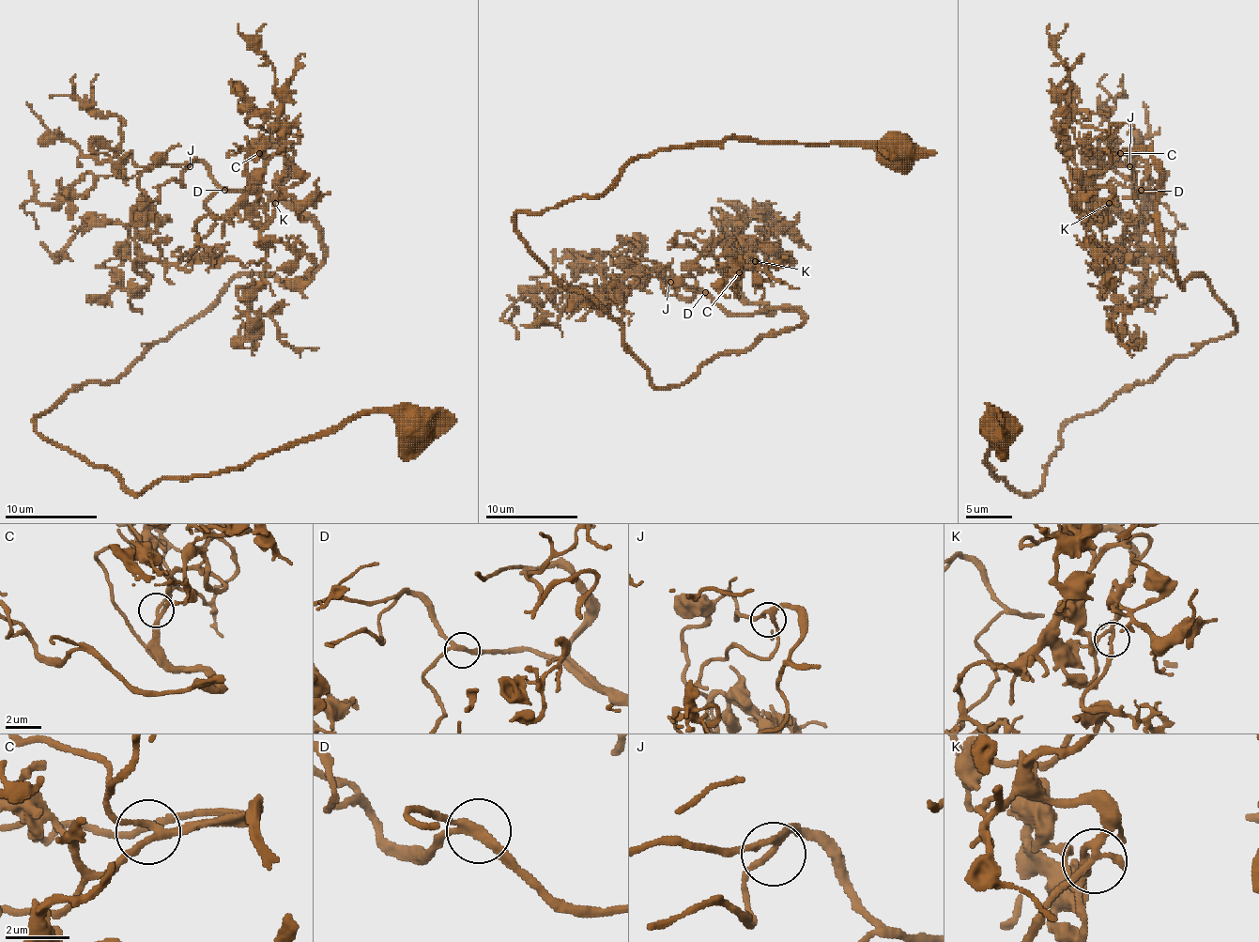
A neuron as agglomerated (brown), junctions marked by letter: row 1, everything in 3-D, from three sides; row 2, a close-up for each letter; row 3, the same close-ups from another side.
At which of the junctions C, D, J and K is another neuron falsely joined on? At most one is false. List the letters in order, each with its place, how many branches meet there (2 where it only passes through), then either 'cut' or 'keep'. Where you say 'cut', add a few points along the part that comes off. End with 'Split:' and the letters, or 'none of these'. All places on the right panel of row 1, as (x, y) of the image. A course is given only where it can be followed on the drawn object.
C: at (1120, 153); 3 branches meet; keep
D: at (1141, 190); 3 branches meet; keep
J: at (1129, 166); 3 branches meet; keep
K: at (1109, 203); 3 branches meet; keep
Split: none of these

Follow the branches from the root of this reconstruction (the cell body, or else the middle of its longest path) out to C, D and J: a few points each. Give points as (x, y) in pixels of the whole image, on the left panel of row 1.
C: (415, 426), (358, 412), (142, 493), (36, 431), (236, 277), (321, 263), (280, 192), (291, 162), (259, 153)
D: (415, 426), (358, 412), (142, 493), (36, 431), (236, 277), (321, 263), (309, 217), (224, 190)
J: (415, 426), (358, 412), (142, 493), (36, 431), (236, 277), (321, 263), (309, 217), (190, 166)

